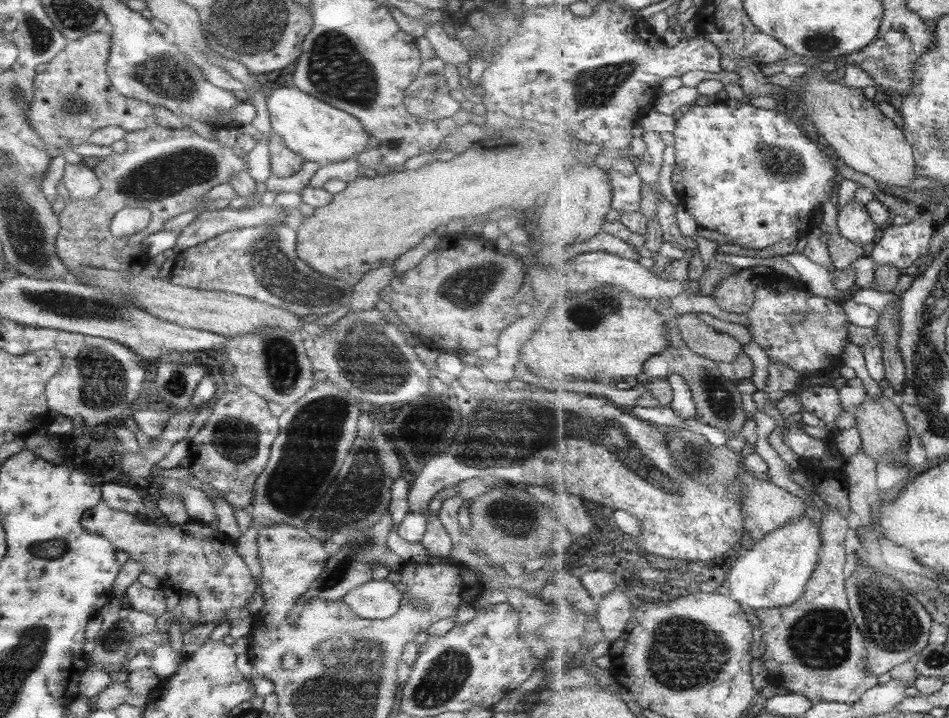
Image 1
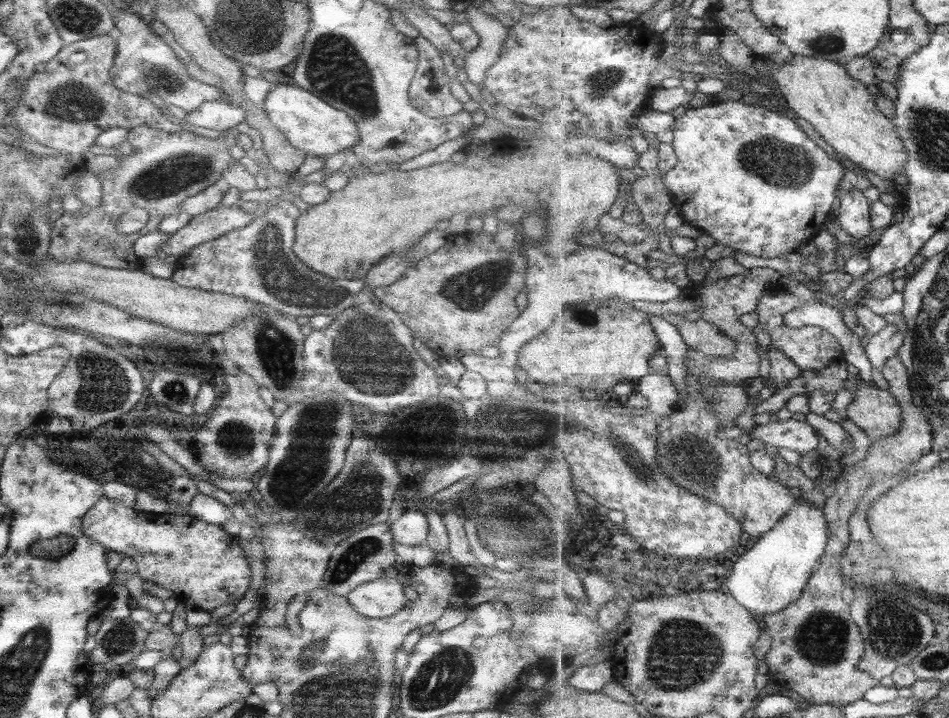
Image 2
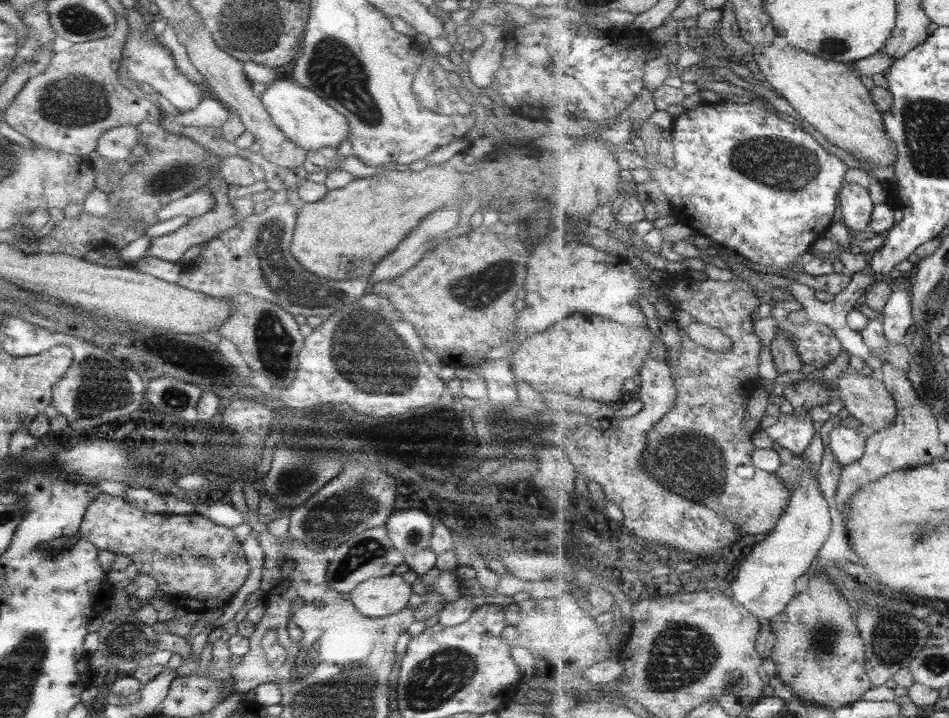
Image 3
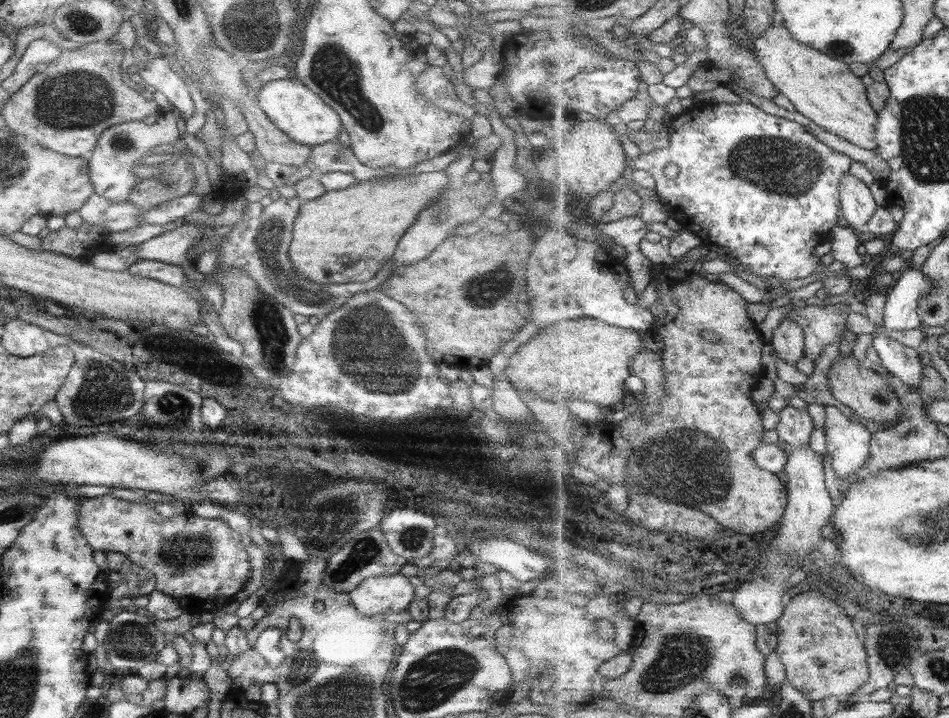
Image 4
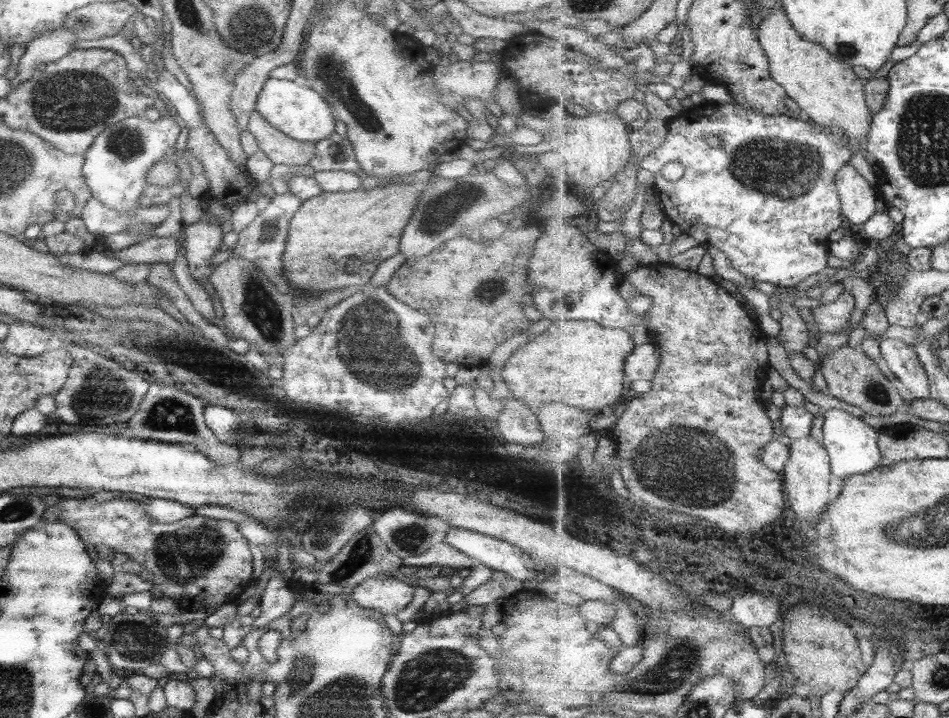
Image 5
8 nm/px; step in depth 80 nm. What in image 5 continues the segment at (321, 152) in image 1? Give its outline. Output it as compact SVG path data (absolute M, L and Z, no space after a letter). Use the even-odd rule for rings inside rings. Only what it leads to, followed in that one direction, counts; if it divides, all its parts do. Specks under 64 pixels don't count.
M268 78L261 87L254 104L254 108L273 128L280 130L285 136L297 142L319 142L333 134L334 120L330 106L310 88L299 86L294 81Z

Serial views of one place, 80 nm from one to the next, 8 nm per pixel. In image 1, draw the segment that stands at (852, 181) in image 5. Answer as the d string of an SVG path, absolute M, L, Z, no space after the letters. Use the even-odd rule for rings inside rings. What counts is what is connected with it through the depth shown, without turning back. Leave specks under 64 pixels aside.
M848 202L837 214L840 235L867 250L877 240L877 224L873 222L866 204Z

